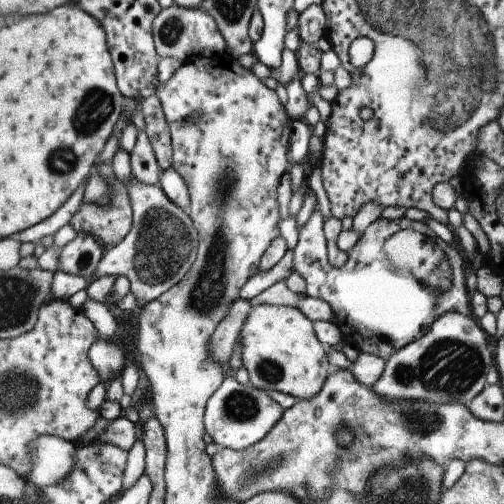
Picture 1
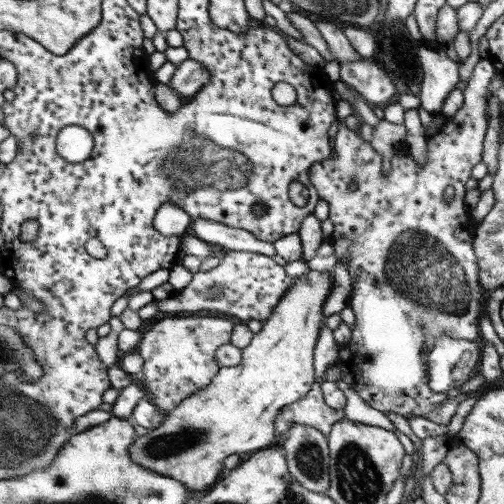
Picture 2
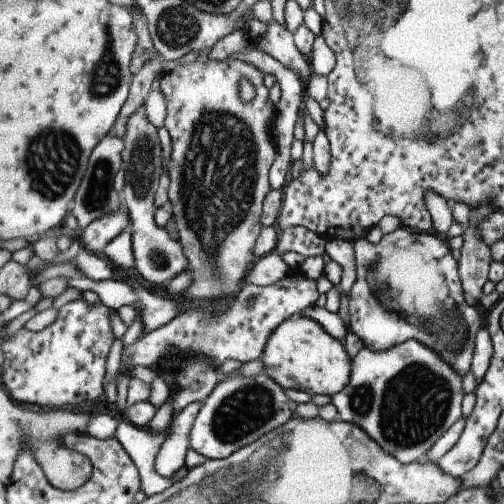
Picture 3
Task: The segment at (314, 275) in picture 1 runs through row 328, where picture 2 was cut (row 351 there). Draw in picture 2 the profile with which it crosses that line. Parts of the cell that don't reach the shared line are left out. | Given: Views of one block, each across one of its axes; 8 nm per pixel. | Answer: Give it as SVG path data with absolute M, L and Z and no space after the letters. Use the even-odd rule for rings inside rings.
M479 58L479 62L475 64L475 68L471 70L471 76L469 76L469 82L463 90L463 106L457 110L457 114L453 114L451 118L445 120L445 124L441 126L441 130L433 136L427 138L425 142L425 166L419 166L415 164L411 152L407 152L403 156L403 160L409 158L409 162L401 162L401 154L395 152L391 156L391 170L389 174L381 174L381 156L371 150L369 142L361 140L359 132L355 130L349 130L343 120L339 120L339 130L337 130L337 136L331 140L331 148L333 148L333 158L331 160L325 160L325 162L317 162L313 166L309 166L309 180L311 184L315 186L317 190L317 196L321 200L325 200L329 204L329 220L333 222L333 234L331 234L331 244L335 248L335 256L337 256L337 264L345 264L351 278L355 278L357 282L353 284L351 288L351 296L349 296L349 308L353 310L355 314L355 326L351 328L351 340L345 342L339 350L339 362L335 362L335 366L339 368L341 372L341 380L343 384L349 384L351 390L355 390L371 408L379 410L379 412L395 412L395 414L401 414L405 420L407 416L421 416L425 418L425 414L429 414L435 406L439 406L441 402L445 402L449 398L449 394L437 394L429 388L429 374L427 374L427 360L425 360L425 354L427 352L421 352L421 348L425 346L425 336L427 336L427 350L431 348L431 342L441 336L441 334L447 334L451 338L459 338L459 340L469 340L469 342L475 342L479 340L479 314L481 314L481 292L483 292L483 286L481 286L481 280L479 280L479 266L477 266L477 258L475 258L475 252L473 252L473 234L477 230L477 224L473 222L471 218L471 210L463 204L463 196L465 196L465 182L471 178L471 170L473 166L477 166L481 162L481 154L483 154L483 140L485 140L485 134L487 134L487 86L489 82L493 80L495 76L495 68L491 64L489 58ZM349 184L355 184L355 190L351 192L349 190ZM447 186L453 186L455 188L455 196L453 200L443 200L443 190ZM421 330L425 332L425 336L421 336Z

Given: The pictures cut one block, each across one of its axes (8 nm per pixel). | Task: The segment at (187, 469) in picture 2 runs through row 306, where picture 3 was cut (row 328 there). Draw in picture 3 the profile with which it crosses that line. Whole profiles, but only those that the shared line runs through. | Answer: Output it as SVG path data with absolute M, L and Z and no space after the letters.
M293 314L269 334L265 342L265 350L261 354L263 360L263 374L273 378L283 390L293 388L307 392L311 396L333 396L349 384L351 374L351 360L345 354L343 342L329 336L315 320Z

